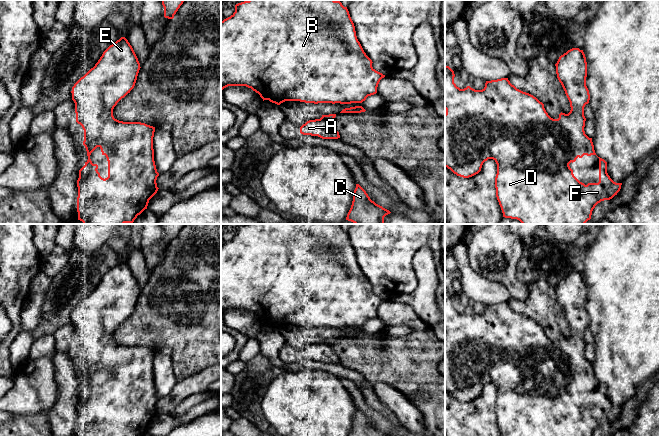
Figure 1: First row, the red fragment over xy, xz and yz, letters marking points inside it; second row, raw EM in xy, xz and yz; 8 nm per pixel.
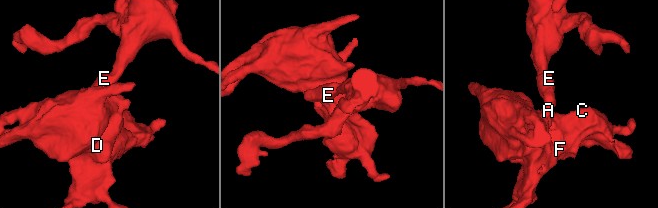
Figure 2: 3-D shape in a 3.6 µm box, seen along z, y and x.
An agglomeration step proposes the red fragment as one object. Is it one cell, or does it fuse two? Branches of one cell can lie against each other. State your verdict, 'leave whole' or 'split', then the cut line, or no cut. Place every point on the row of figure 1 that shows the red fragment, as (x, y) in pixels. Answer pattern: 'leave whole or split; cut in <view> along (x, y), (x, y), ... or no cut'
leave whole; no cut

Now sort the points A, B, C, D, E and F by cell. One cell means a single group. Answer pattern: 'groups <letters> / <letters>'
groups A B C D E F

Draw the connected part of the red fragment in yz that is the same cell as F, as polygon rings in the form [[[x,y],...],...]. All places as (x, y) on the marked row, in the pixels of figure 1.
[[[572,48],[559,57],[555,66],[557,78],[571,107],[568,114],[561,112],[558,119],[551,118],[542,102],[533,95],[517,89],[508,78],[486,81],[482,90],[475,90],[470,86],[460,89],[454,83],[454,71],[445,65],[445,167],[457,176],[469,178],[481,171],[485,161],[493,159],[497,164],[496,197],[503,217],[517,219],[522,224],[585,224],[591,219],[595,206],[601,201],[612,199],[622,185],[610,178],[607,162],[600,157],[598,183],[585,185],[574,176],[569,166],[571,162],[584,155],[596,155],[592,138],[584,131],[584,107],[590,100],[586,86],[585,54],[579,48]]]

